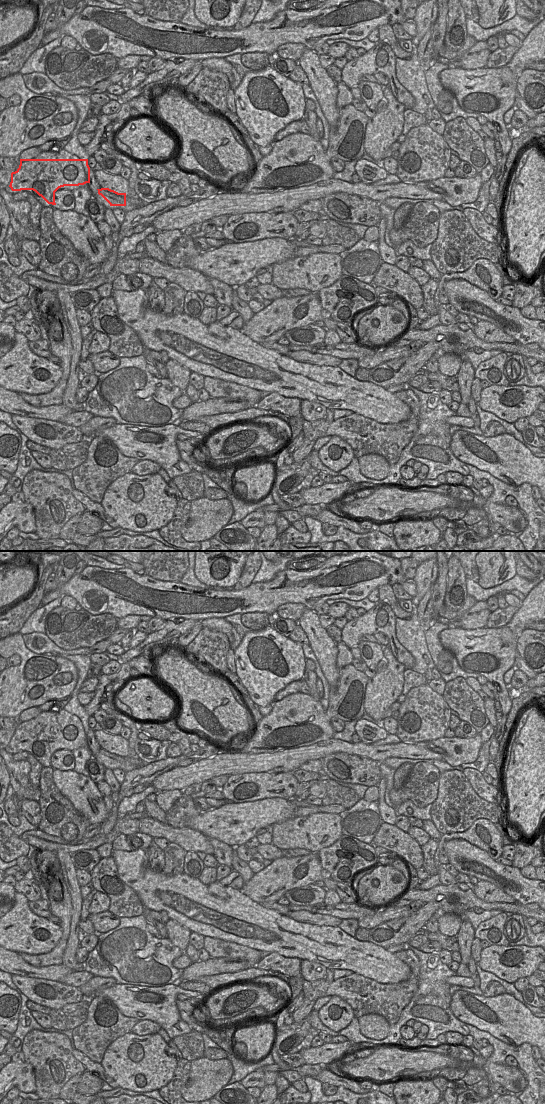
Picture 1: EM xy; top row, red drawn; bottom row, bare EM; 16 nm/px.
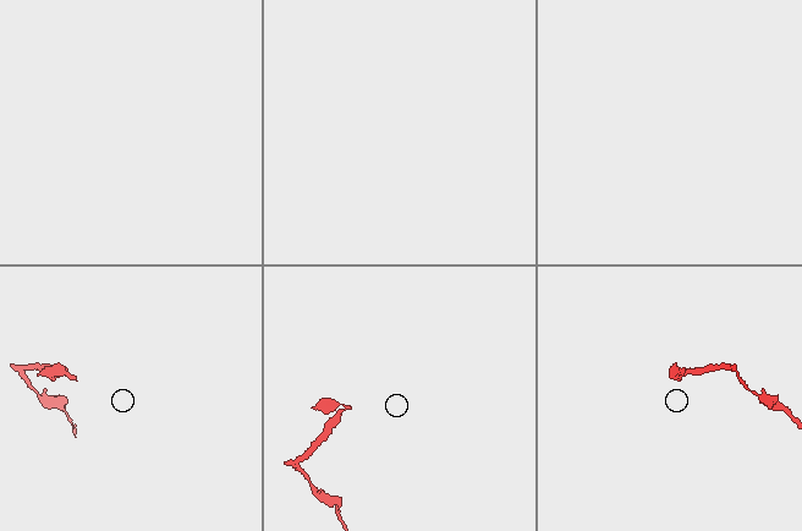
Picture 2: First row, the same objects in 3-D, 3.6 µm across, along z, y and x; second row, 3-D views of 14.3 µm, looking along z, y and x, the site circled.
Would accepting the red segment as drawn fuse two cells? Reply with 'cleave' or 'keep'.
cleave

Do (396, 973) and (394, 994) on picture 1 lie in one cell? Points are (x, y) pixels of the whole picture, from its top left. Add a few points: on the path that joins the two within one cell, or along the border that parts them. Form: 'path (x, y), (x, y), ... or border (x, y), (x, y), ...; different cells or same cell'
border (411, 970), (406, 979), (398, 982), (372, 980); different cells

